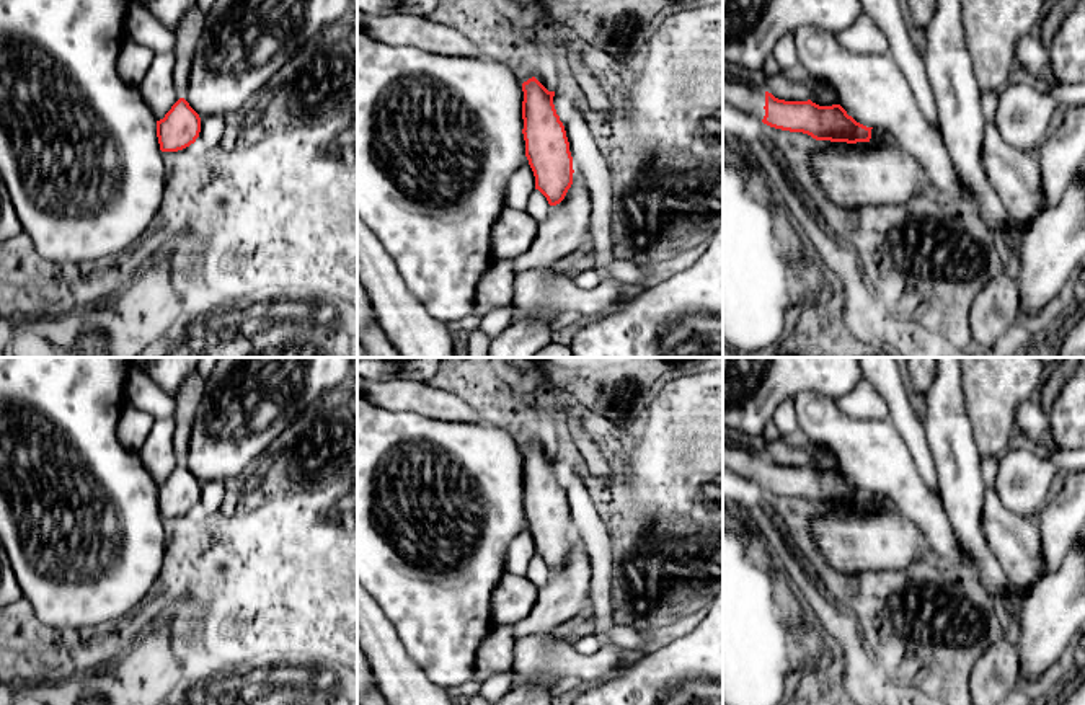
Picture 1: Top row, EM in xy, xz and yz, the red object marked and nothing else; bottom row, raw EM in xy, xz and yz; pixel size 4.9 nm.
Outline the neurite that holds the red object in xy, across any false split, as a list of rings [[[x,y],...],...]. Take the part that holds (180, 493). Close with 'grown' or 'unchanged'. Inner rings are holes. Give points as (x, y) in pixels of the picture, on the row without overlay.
[[[179,463],[163,485],[157,486],[157,503],[162,517],[178,517],[196,508],[201,483],[184,463]]]; unchanged

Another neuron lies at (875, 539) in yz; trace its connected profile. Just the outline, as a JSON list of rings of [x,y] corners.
[[[876,493],[868,508],[819,506],[811,534],[827,563],[847,578],[904,570],[928,547],[897,504]]]

